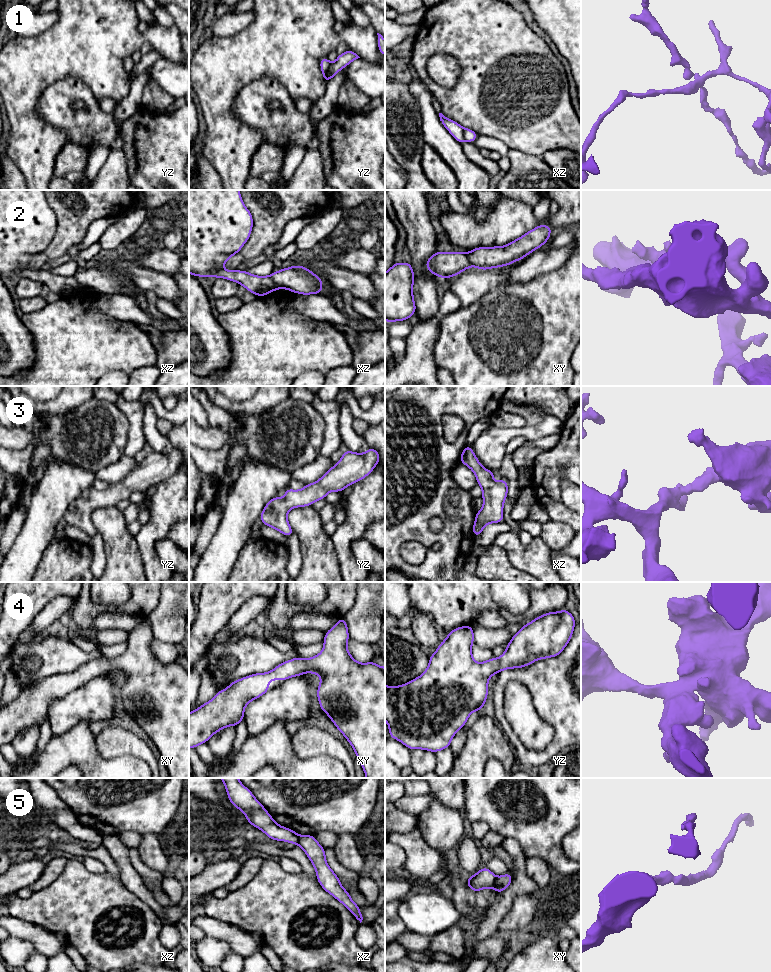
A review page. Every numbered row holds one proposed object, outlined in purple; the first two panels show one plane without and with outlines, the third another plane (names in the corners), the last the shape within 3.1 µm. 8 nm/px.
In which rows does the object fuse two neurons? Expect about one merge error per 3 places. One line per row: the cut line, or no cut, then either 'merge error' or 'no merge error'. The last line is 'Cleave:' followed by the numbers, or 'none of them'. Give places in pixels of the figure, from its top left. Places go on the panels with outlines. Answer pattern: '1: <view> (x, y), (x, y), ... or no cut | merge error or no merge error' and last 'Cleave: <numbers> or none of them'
1: xz (463, 128), (465, 140) | merge error
2: xz (269, 276), (280, 287) | merge error
3: no cut | no merge error
4: no cut | no merge error
5: xy (496, 877), (492, 886) | merge error
Cleave: 1, 2, 5

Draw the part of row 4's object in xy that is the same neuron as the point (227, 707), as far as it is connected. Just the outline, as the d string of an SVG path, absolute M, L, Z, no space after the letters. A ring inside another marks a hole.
M339 617L338 623L325 632L324 647L320 654L308 659L293 658L279 664L269 672L246 676L231 682L226 689L219 690L213 699L189 713L189 748L196 748L207 743L211 736L225 727L237 726L244 720L244 709L247 704L269 691L270 680L285 681L304 673L314 673L321 678L317 689L319 705L353 747L366 778L385 778L385 667L380 667L374 661L359 663L354 660L347 650L349 639L346 620Z

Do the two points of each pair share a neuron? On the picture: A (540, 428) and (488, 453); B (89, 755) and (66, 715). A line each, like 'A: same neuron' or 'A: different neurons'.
A: same neuron
B: different neurons

